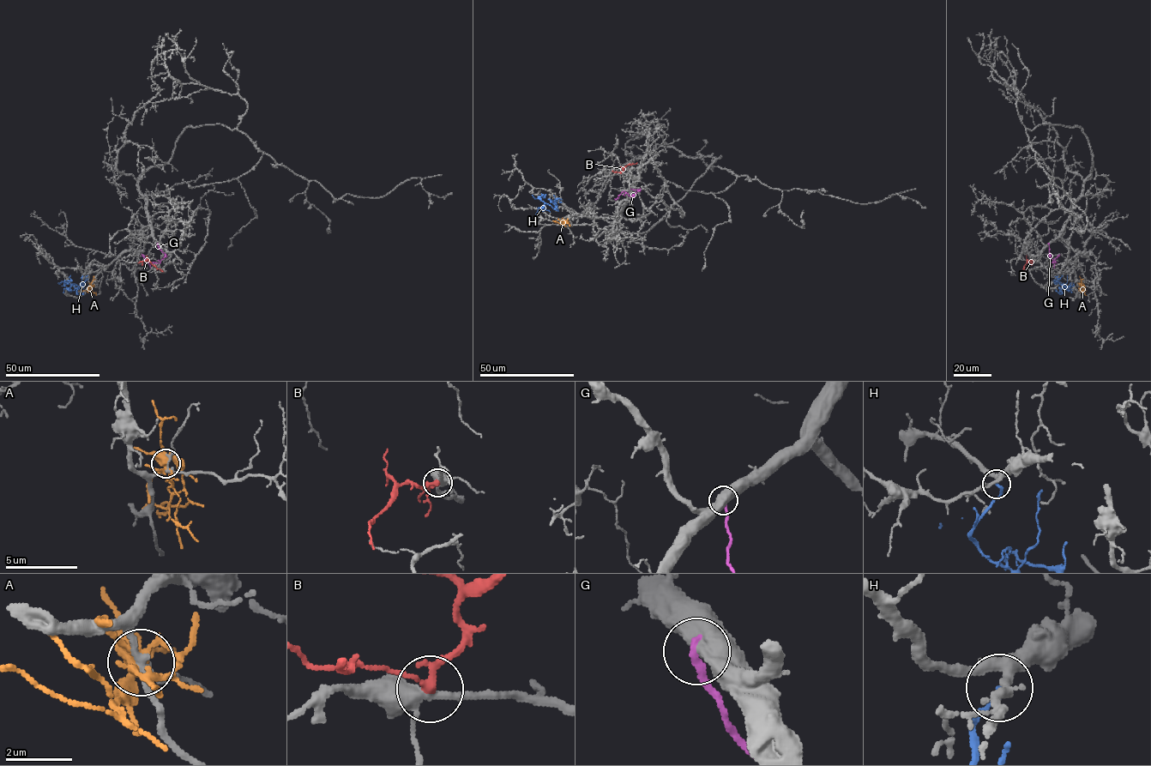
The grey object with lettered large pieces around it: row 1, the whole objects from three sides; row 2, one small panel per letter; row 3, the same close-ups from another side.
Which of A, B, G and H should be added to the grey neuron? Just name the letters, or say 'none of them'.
none of them

